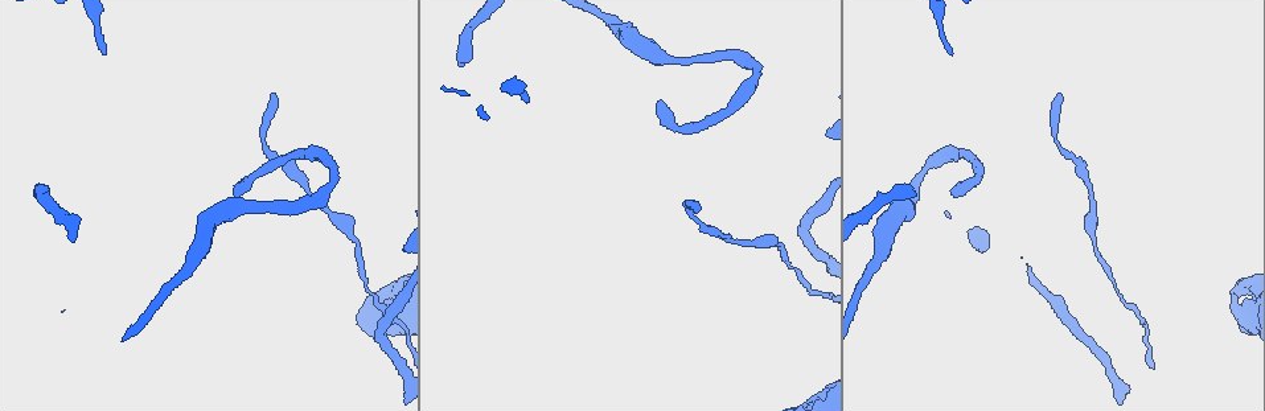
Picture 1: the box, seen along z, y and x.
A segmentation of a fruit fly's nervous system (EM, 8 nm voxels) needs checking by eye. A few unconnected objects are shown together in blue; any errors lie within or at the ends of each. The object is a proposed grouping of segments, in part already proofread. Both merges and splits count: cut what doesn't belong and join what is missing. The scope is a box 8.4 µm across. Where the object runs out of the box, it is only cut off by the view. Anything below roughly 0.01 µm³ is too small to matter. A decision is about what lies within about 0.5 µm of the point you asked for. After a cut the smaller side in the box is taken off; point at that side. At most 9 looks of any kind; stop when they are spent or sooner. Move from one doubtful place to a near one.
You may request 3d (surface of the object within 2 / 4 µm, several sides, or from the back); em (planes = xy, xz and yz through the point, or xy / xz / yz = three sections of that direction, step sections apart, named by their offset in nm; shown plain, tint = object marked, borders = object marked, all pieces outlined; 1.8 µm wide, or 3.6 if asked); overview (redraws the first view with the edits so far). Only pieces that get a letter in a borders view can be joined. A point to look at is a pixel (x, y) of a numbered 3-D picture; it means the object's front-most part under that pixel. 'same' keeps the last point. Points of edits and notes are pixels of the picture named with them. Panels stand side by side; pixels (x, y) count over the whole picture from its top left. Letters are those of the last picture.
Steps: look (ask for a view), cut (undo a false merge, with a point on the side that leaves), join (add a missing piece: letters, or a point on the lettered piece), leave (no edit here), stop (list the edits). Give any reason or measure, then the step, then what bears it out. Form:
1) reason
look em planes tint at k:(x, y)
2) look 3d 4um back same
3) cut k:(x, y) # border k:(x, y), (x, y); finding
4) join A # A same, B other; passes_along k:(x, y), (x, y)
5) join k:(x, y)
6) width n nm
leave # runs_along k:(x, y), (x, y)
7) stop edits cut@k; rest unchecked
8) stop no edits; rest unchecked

thin end
look 3d 4um at 1:(697, 209)

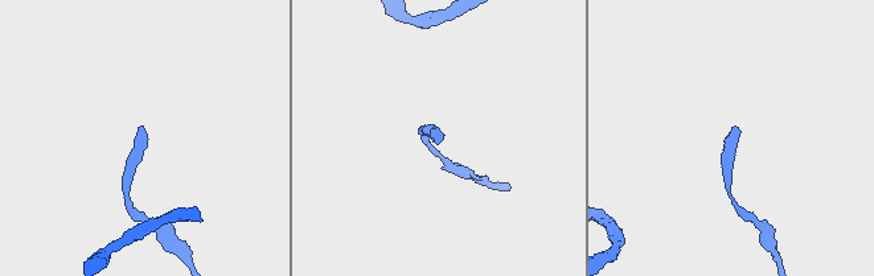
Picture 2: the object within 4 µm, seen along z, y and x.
shape alone is not enough
look em yz step 16 borders at 2:(442, 139)

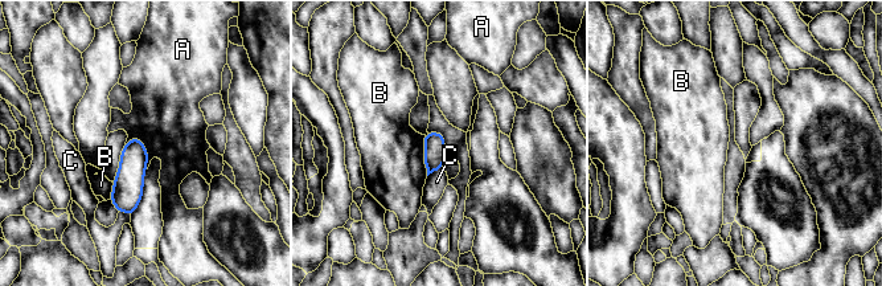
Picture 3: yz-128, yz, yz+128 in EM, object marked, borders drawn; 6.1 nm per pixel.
look em planes borders same

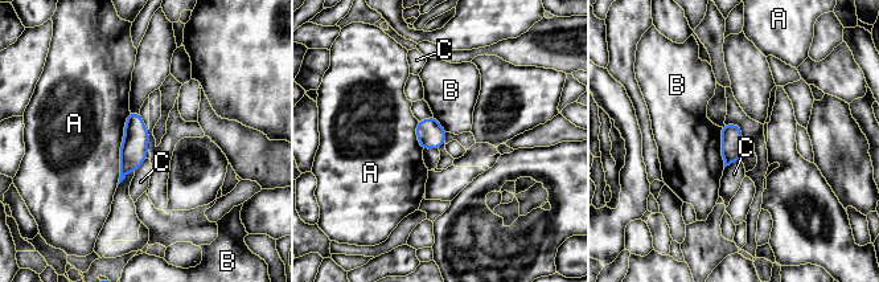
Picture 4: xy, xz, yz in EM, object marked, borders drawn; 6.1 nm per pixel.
leave # A other, B other, C other; border 4:(721, 127), (721, 156), (725, 167); no lettered piece goes on from it

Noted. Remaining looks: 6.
thin neck
look 3d 2um at 1:(925, 168)

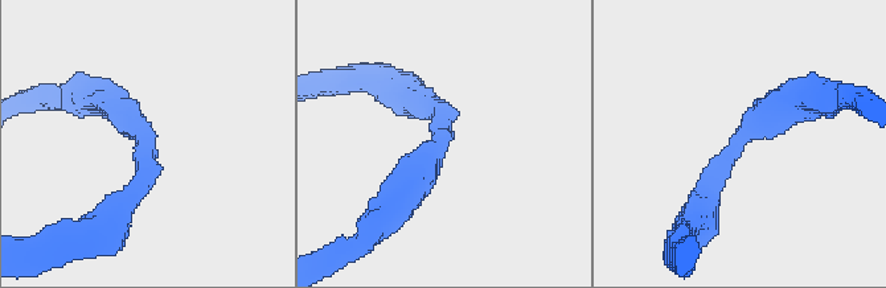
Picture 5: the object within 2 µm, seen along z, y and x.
arm_widths 220, 220 nm; shape alone is not enough
look em planes borders at 5:(143, 145)

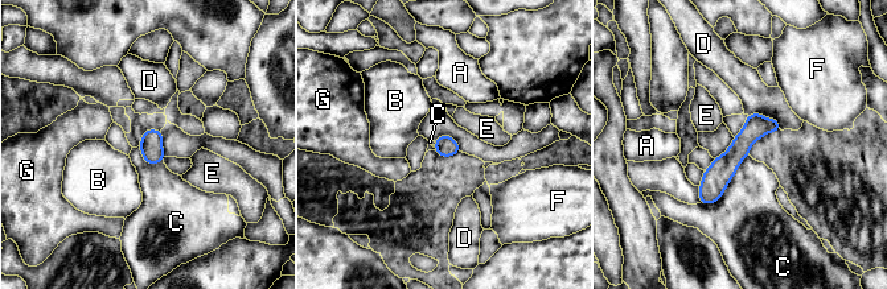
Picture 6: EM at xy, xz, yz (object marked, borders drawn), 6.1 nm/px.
leave # A other, B other, C other, D other, E other, F other, G other; border 6:(748, 155), (725, 193), (699, 203); all the same neuron

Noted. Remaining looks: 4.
look 3d 4um at 1:(950, 55)

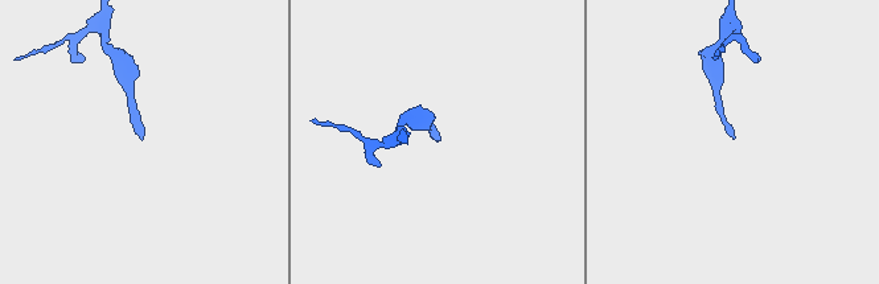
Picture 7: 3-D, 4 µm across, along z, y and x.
now the EM
look em planes borders at 7:(141, 135)

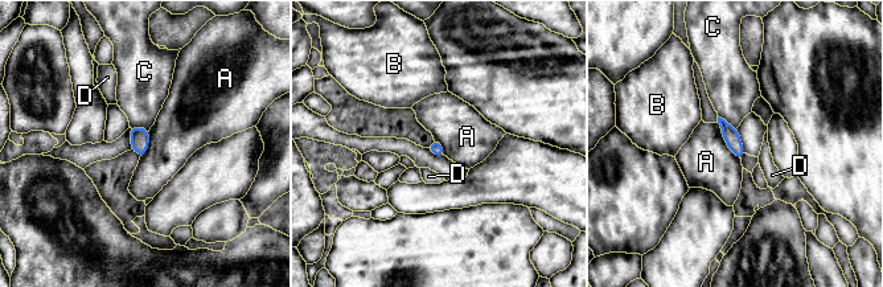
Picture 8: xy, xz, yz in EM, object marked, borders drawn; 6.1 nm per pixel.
width 80 nm
leave # A other, B other, C other, D other; border 8:(718, 122), (726, 146), (740, 160); none of them fits

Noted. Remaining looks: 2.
look 3d 2um at 1:(358, 242)

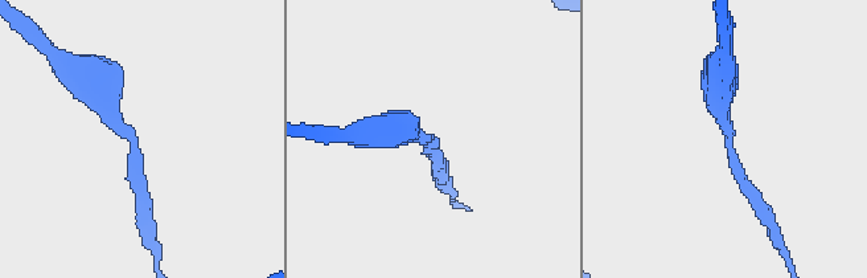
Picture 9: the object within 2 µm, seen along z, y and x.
need the tissue
look em planes borders at 9:(429, 140)

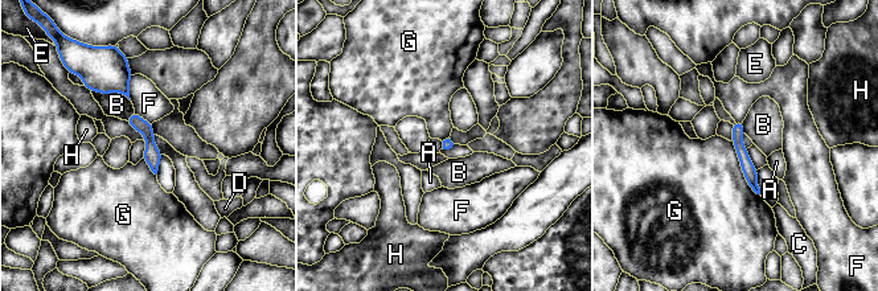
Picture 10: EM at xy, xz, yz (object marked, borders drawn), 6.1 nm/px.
width 60 nm
leave # A other, B other, C other, D other, E other, F other, G other, H other; border 10:(731, 142), (746, 183), (759, 195); one neuron here

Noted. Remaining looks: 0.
stop no edits; rest unchecked

